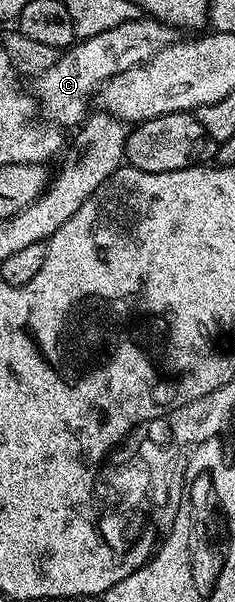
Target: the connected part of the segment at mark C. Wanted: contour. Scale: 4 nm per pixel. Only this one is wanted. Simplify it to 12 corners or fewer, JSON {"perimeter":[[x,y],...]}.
{"perimeter":[[152,17],[77,39],[36,76],[40,114],[62,129],[104,83],[178,42]]}

